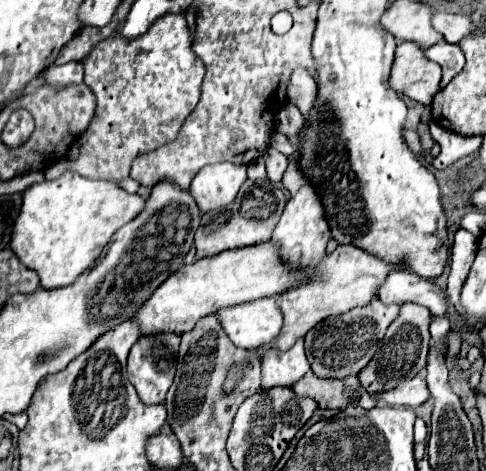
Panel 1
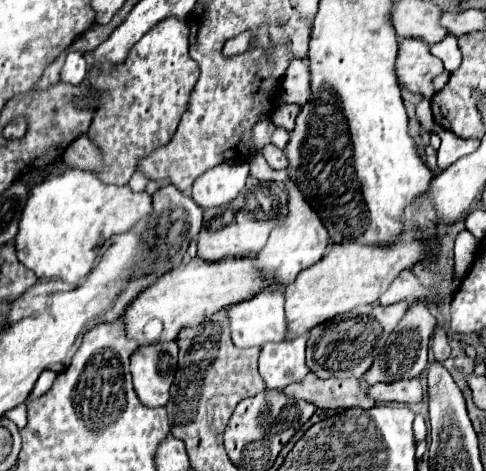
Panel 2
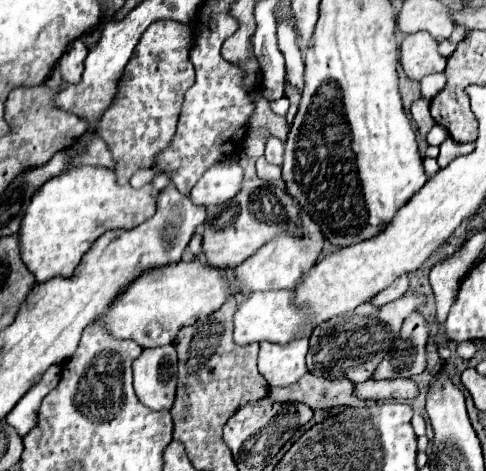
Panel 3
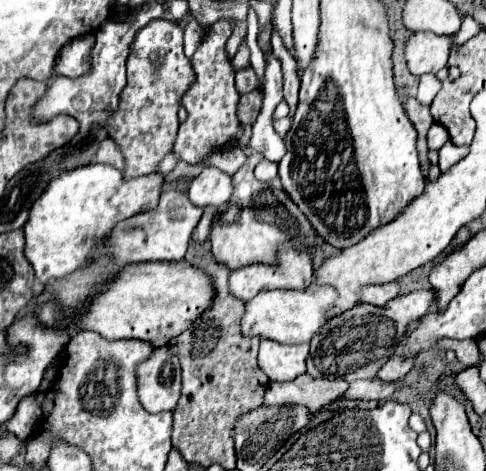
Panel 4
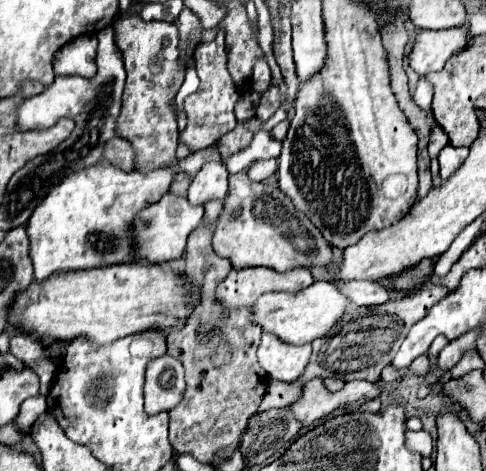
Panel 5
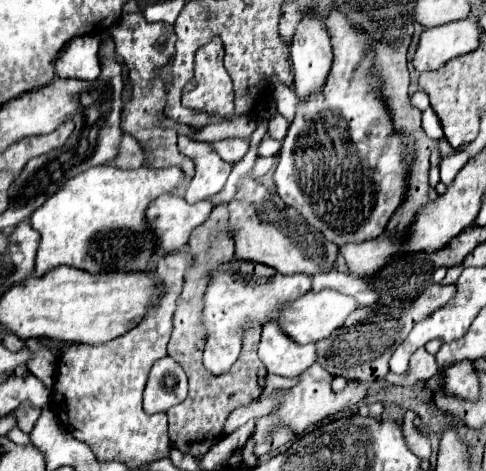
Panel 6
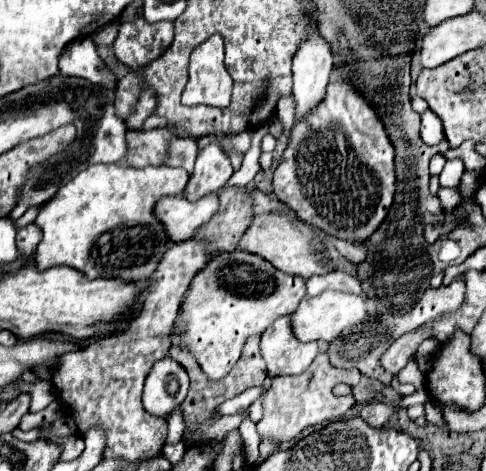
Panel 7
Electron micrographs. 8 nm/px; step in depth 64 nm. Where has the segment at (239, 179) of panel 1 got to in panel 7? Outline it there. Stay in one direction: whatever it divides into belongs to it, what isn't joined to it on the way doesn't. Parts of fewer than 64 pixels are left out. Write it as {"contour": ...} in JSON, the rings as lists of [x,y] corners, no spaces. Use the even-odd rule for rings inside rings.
{"contour":[[[218,144],[204,146],[196,156],[196,166],[190,176],[190,182],[184,190],[184,196],[192,202],[200,200],[206,194],[218,192],[224,188],[228,178],[232,176],[232,164],[228,156],[220,150]]]}

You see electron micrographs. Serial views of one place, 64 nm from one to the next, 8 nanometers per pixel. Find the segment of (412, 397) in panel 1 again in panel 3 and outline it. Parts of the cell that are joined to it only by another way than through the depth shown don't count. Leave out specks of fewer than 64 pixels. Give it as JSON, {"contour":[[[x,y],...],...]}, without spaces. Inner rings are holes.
{"contour":[[[396,378],[396,380],[366,380],[356,386],[356,394],[364,400],[412,400],[420,394],[420,388],[414,380]]]}

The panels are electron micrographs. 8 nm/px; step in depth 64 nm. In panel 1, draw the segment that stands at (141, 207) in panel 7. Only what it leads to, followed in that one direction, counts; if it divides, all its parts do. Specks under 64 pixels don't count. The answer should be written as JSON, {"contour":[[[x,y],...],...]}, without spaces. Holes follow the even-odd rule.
{"contour":[[[64,172],[54,180],[44,180],[40,184],[32,184],[28,190],[22,192],[22,208],[14,222],[14,234],[10,240],[10,250],[16,254],[22,264],[40,276],[42,288],[62,288],[72,284],[80,272],[84,272],[96,258],[102,254],[102,248],[108,244],[112,234],[136,218],[144,208],[144,198],[138,194],[128,194],[112,182],[106,180],[90,180],[80,176],[78,172]]]}

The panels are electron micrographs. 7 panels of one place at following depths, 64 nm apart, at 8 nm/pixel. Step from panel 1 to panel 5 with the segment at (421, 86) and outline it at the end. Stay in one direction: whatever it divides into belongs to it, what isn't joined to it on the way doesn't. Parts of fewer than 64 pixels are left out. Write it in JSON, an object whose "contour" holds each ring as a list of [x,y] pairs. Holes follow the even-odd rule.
{"contour":[[[466,26],[450,30],[422,30],[408,54],[410,68],[420,76],[444,68],[446,60],[468,46]]]}

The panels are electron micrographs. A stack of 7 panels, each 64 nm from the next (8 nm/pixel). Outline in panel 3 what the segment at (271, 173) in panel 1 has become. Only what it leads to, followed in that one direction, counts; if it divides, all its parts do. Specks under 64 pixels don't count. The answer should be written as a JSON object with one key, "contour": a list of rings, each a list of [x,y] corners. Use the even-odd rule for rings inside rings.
{"contour":[[[270,136],[270,138],[268,138],[268,144],[266,144],[266,152],[264,152],[264,156],[266,156],[266,160],[268,160],[270,164],[282,166],[282,156],[284,156],[284,144],[282,144],[282,142],[278,140],[278,138]]]}

